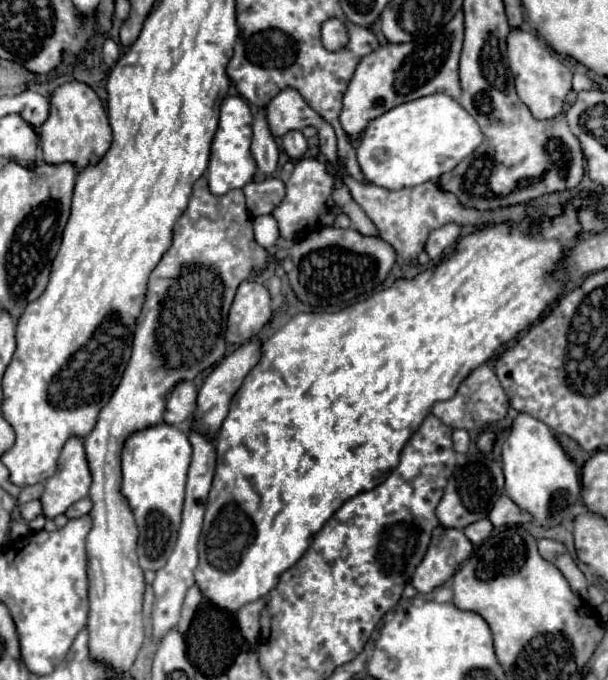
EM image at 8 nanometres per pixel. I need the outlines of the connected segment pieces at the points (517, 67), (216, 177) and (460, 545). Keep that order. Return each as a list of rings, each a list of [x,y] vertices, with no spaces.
[[[511,29],[507,35],[507,61],[515,77],[515,87],[521,101],[531,109],[535,119],[553,119],[563,109],[563,99],[571,91],[571,71],[557,61],[545,41],[539,41],[533,33]]]
[[[225,97],[223,99],[219,129],[213,139],[211,161],[209,161],[209,169],[207,169],[207,181],[209,181],[211,193],[225,195],[231,189],[241,189],[243,185],[247,185],[253,179],[257,169],[255,169],[255,161],[249,151],[251,137],[253,137],[251,123],[253,123],[253,115],[251,115],[251,109],[245,99],[241,99],[241,97]]]
[[[437,525],[431,535],[431,545],[413,573],[413,587],[419,593],[429,593],[445,583],[455,569],[469,557],[473,545],[461,529]]]

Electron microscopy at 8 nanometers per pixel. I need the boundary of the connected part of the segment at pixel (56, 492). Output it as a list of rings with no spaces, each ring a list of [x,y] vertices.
[[[73,435],[61,451],[57,473],[45,483],[45,493],[41,495],[45,517],[57,517],[65,513],[69,505],[89,495],[89,487],[91,471],[83,439]]]

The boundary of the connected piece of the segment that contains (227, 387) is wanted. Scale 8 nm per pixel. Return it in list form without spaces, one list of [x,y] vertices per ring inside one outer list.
[[[249,341],[245,345],[241,345],[237,351],[233,351],[231,355],[227,355],[215,369],[213,373],[205,379],[203,387],[199,389],[199,397],[197,397],[197,409],[195,409],[195,429],[207,433],[209,437],[217,435],[217,429],[221,427],[223,419],[229,413],[229,403],[231,397],[237,393],[239,385],[243,383],[243,379],[247,377],[247,373],[255,367],[255,361],[259,361],[259,345],[263,345],[263,341]]]

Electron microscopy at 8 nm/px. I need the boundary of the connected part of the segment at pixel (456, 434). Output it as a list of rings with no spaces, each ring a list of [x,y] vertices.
[[[463,429],[453,431],[453,447],[455,447],[457,453],[467,453],[467,447],[469,447],[469,433],[463,431]]]

